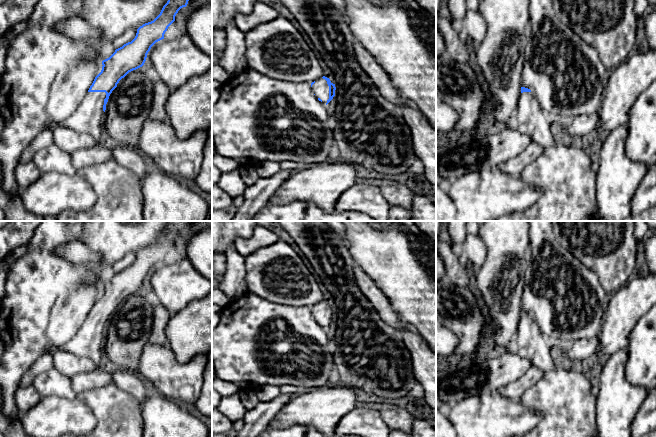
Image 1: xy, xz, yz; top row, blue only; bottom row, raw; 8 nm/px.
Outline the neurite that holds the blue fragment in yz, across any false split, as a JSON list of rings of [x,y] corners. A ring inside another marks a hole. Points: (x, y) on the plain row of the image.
[[[521,311],[517,334],[514,341],[514,351],[522,358],[531,362],[543,372],[543,377],[531,388],[527,389],[520,399],[522,405],[538,412],[540,422],[529,432],[515,437],[599,437],[596,425],[596,396],[591,392],[591,382],[576,366],[557,367],[551,357],[551,342],[539,330],[530,313]]]

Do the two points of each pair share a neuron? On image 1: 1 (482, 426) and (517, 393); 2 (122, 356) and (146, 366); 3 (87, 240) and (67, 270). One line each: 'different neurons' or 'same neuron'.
1: different neurons
2: different neurons
3: different neurons

